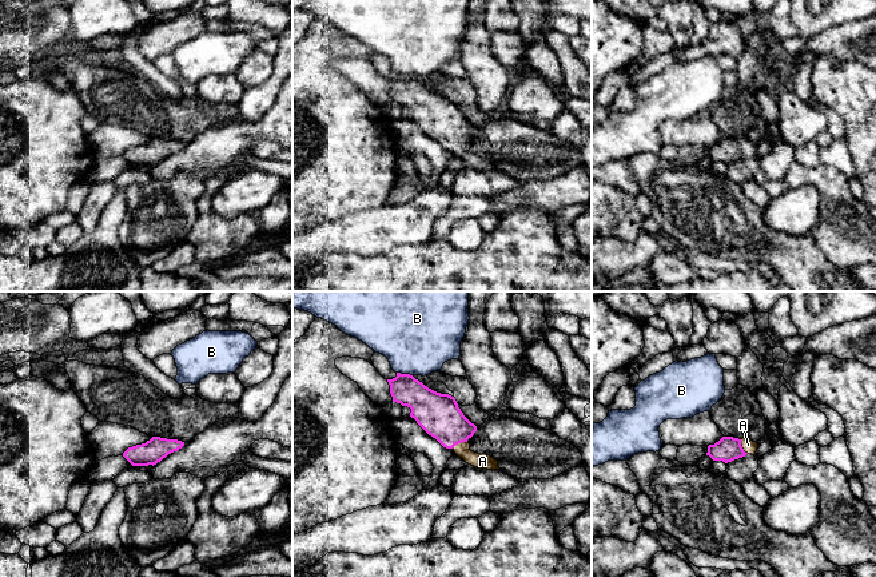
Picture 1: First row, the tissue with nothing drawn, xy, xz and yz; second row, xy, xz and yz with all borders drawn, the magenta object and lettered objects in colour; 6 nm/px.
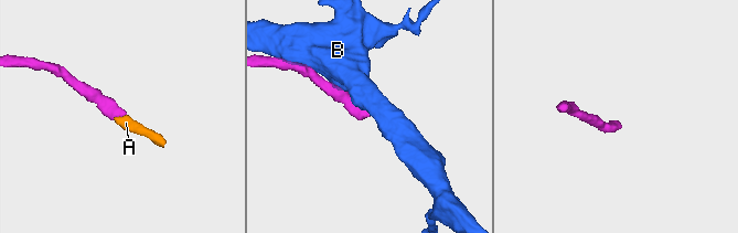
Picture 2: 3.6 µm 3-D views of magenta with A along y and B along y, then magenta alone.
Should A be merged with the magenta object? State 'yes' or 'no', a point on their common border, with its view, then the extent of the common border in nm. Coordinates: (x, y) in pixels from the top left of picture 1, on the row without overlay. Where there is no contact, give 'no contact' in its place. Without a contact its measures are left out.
yes | yz (741, 148) | 100 nm

